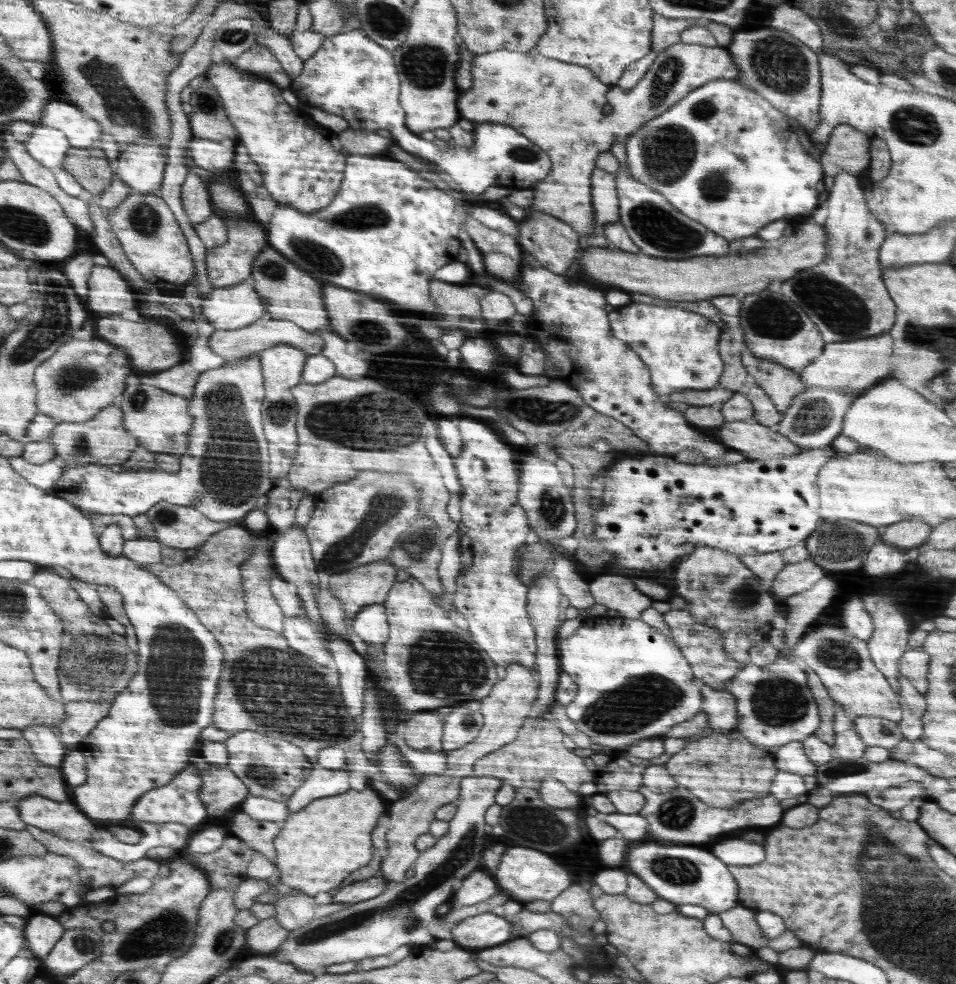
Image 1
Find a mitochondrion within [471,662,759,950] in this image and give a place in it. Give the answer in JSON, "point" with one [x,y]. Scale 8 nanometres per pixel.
{"point":[639,701]}

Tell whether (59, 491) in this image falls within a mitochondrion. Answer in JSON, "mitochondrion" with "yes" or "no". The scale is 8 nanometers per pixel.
{"mitochondrion":"no"}

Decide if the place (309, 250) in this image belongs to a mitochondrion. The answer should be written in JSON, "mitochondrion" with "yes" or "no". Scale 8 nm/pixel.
{"mitochondrion":"yes"}

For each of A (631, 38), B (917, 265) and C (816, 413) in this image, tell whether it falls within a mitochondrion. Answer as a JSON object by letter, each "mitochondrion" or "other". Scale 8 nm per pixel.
{"A":"other","B":"other","C":"mitochondrion"}

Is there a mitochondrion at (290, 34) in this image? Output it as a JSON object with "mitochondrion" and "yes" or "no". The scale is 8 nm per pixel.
{"mitochondrion":"no"}

